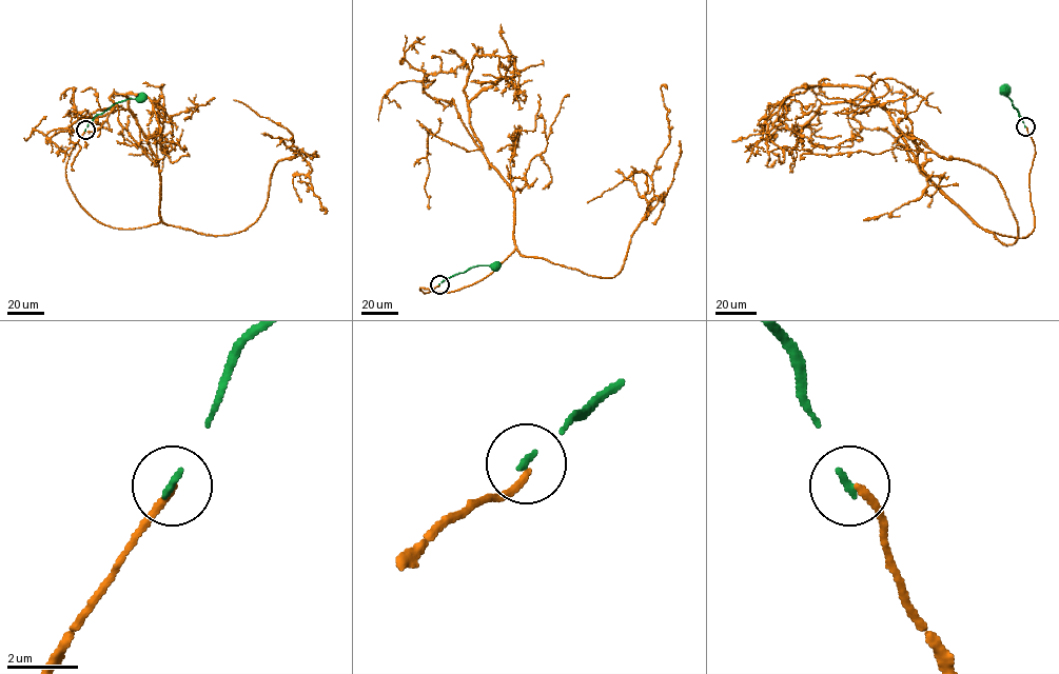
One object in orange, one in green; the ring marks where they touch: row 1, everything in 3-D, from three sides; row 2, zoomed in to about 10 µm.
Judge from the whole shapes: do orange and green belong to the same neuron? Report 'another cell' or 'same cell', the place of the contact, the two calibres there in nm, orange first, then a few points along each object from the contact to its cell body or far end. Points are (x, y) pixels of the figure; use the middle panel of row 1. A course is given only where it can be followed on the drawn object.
another cell | (439, 284) | 200/180 nm | orange via (439, 284), (419, 290), (475, 283), (515, 248), (464, 90), (476, 55), (498, 57), (474, 80) | green via (439, 284), (470, 268), (495, 266)

